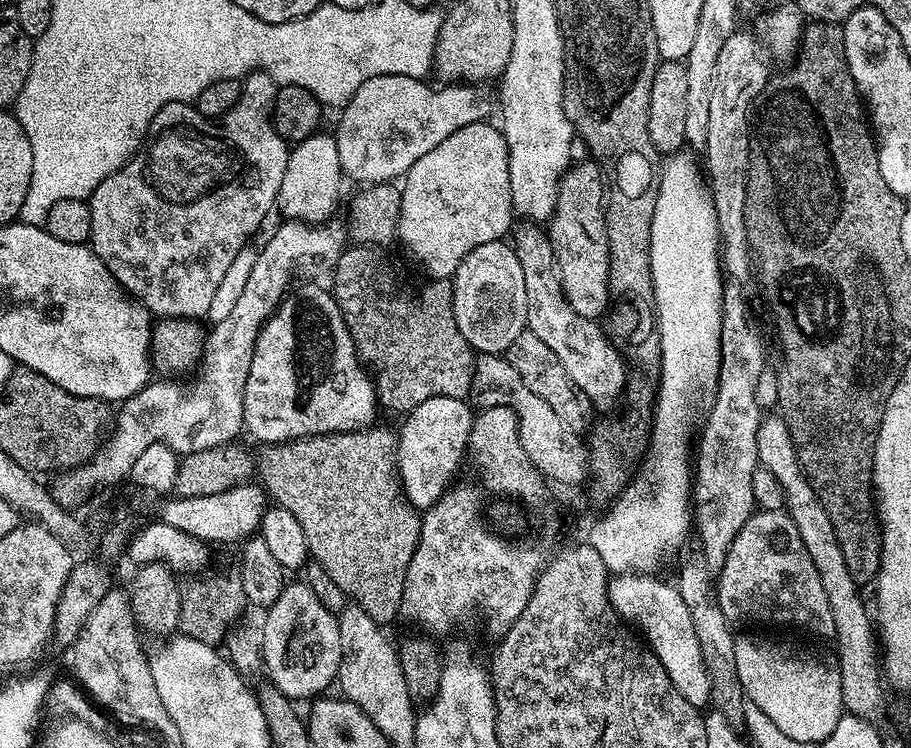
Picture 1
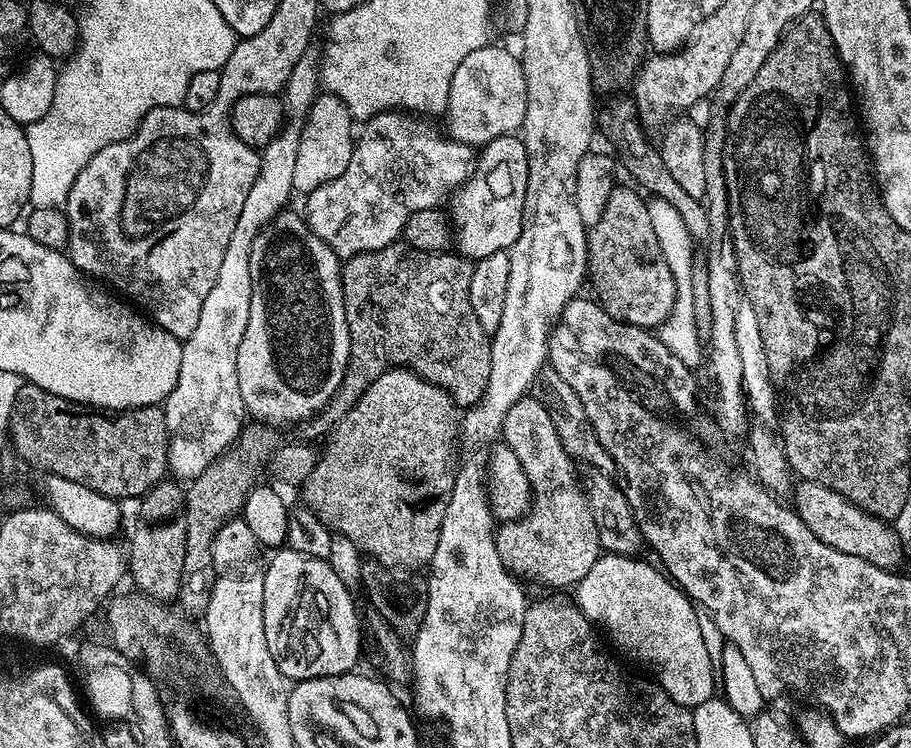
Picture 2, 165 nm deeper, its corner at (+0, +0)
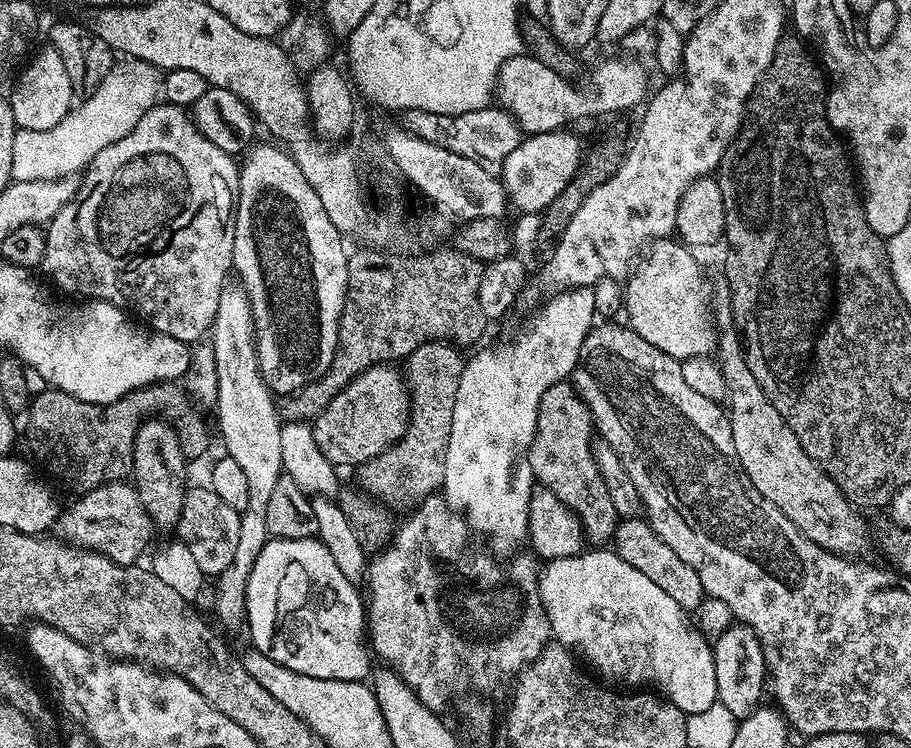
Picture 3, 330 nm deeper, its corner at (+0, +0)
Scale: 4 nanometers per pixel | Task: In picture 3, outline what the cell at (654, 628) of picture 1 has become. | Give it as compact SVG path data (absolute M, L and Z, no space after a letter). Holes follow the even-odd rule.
M600 546L595 550L581 550L570 558L547 561L540 569L540 597L555 643L564 645L589 669L597 668L605 676L605 681L613 680L608 682L616 686L629 684L632 690L643 686L663 696L688 716L702 714L702 710L718 703L712 644L691 619L688 621L686 609L678 606L678 602L674 602L674 598L655 582L650 582L646 574L634 570L630 562L622 562L614 550Z

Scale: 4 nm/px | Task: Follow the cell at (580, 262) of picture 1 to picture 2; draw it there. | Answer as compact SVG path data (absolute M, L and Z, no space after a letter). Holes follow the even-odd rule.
M616 186L610 194L603 220L587 229L588 276L606 314L623 324L656 330L668 319L676 301L674 274L662 258L645 197L639 191L621 188Z

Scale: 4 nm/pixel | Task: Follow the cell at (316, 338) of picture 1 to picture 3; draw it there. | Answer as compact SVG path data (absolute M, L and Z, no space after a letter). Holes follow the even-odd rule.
M272 142L267 143L260 145L257 143L255 146L249 147L243 157L245 160L242 160L240 164L240 181L238 182L238 194L236 195L236 233L234 234L232 267L235 275L240 275L238 277L239 283L250 298L254 330L256 331L256 357L258 358L262 378L272 393L291 394L297 392L302 386L322 378L322 374L326 374L326 370L334 358L340 319L344 309L344 299L348 293L348 257L350 252L349 249L344 249L344 244L346 245L345 237L341 236L339 230L334 226L334 222L330 222L318 194L314 194L314 186L310 186L310 182L306 182L306 174L302 174L302 170L298 170L298 162L294 162L294 158L288 155L283 147Z

